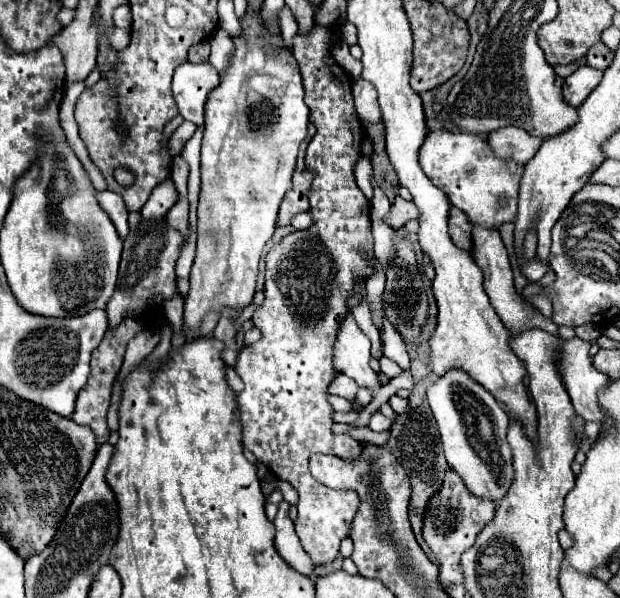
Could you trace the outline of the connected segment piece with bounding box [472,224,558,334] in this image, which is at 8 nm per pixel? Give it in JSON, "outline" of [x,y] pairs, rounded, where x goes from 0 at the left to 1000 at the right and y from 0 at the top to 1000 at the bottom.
{"outline":[[[765,375],[761,381],[761,398],[765,398],[765,415],[761,415],[761,428],[768,431],[768,441],[781,452],[781,485],[790,498],[794,515],[800,518],[800,525],[810,532],[813,545],[826,555],[839,555],[848,548],[874,548],[887,559],[900,555],[900,545],[889,533],[877,532],[861,512],[855,515],[855,508],[839,498],[839,492],[829,482],[829,468],[826,468],[826,445],[823,445],[823,431],[819,431],[819,418],[806,398],[806,388],[800,381],[784,381],[774,375]]]}

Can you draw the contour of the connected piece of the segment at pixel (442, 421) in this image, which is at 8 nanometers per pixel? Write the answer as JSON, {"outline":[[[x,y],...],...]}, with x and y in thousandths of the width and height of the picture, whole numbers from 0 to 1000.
{"outline":[[[726,615],[716,629],[697,635],[687,649],[687,666],[706,709],[723,776],[735,783],[761,826],[810,836],[826,806],[826,759],[816,739],[823,699],[816,686],[745,615]]]}

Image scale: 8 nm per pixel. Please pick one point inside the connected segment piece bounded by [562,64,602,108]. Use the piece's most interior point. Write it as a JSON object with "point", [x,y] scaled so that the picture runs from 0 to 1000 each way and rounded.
{"point":[931,144]}

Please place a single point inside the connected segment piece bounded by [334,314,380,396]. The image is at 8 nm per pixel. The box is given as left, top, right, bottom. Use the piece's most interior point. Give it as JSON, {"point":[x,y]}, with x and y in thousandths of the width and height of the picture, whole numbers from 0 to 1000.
{"point":[568,582]}

